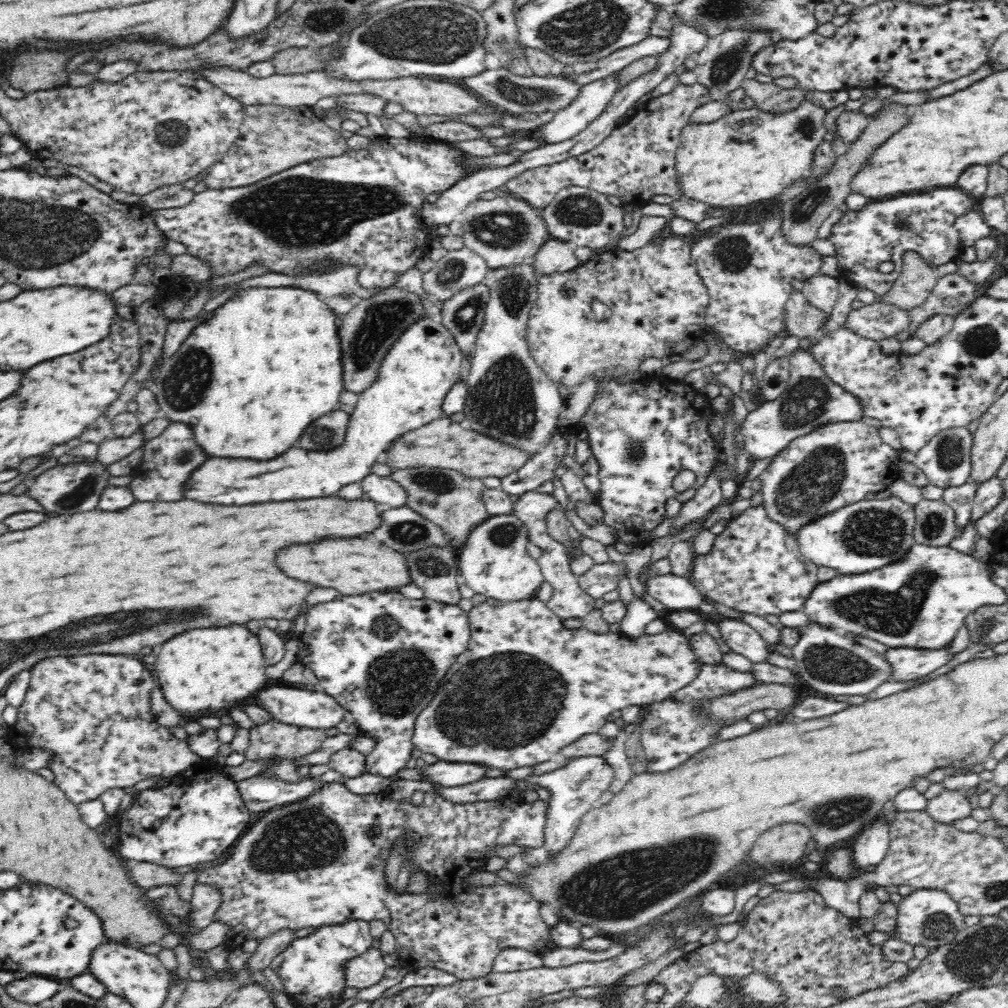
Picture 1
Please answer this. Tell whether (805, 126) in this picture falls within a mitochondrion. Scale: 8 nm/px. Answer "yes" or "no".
yes

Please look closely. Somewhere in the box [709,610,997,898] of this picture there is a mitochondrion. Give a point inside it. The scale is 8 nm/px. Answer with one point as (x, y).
(831, 664)

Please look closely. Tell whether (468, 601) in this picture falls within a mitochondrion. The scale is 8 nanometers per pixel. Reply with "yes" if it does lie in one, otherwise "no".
no

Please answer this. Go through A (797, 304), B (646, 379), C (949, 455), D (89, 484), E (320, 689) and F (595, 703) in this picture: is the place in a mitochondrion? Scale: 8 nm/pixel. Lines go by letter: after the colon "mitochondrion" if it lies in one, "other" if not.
A: other
B: other
C: mitochondrion
D: mitochondrion
E: other
F: other

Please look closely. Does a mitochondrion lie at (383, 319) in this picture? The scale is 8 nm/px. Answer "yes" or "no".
yes

